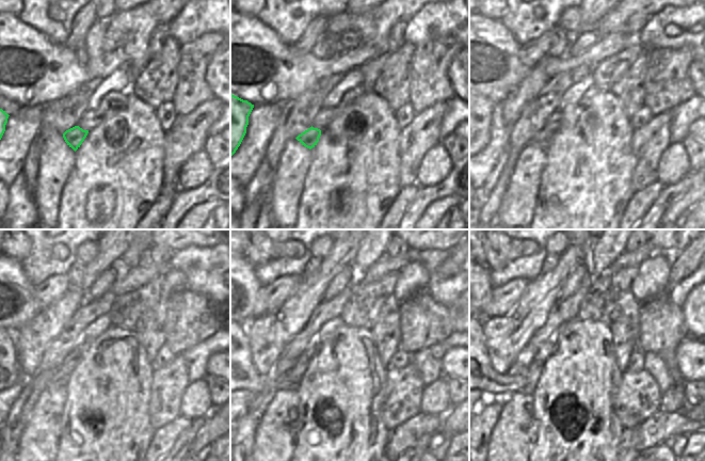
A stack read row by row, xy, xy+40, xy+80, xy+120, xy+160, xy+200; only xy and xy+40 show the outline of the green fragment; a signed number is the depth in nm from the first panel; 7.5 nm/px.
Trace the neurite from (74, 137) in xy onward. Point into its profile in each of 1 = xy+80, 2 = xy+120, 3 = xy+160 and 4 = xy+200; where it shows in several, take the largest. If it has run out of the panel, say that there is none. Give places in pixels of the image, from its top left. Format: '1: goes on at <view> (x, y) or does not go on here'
1: goes on at xy+80 (542, 140)
2: goes on at xy+120 (48, 379)
3: goes on at xy+160 (252, 380)
4: goes on at xy+200 (495, 384)

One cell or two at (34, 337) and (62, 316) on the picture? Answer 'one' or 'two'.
one

